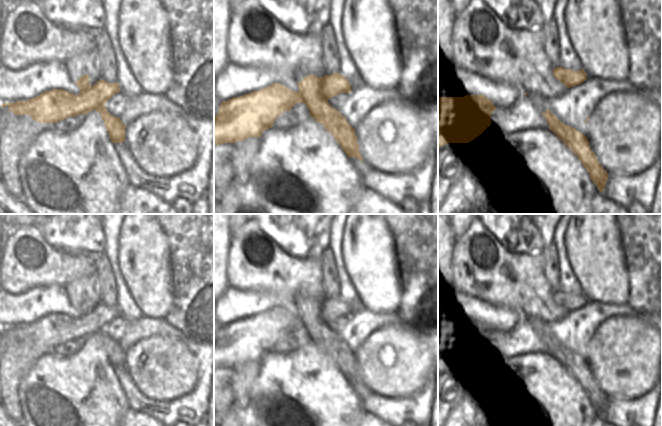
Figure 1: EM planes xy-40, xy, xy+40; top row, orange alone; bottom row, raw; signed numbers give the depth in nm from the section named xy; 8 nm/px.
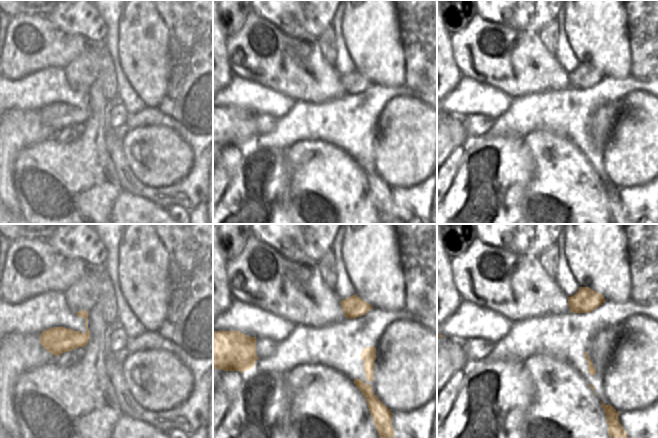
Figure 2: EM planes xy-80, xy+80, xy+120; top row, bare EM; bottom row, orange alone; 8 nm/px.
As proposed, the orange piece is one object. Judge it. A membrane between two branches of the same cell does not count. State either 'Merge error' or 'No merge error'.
Merge error.

